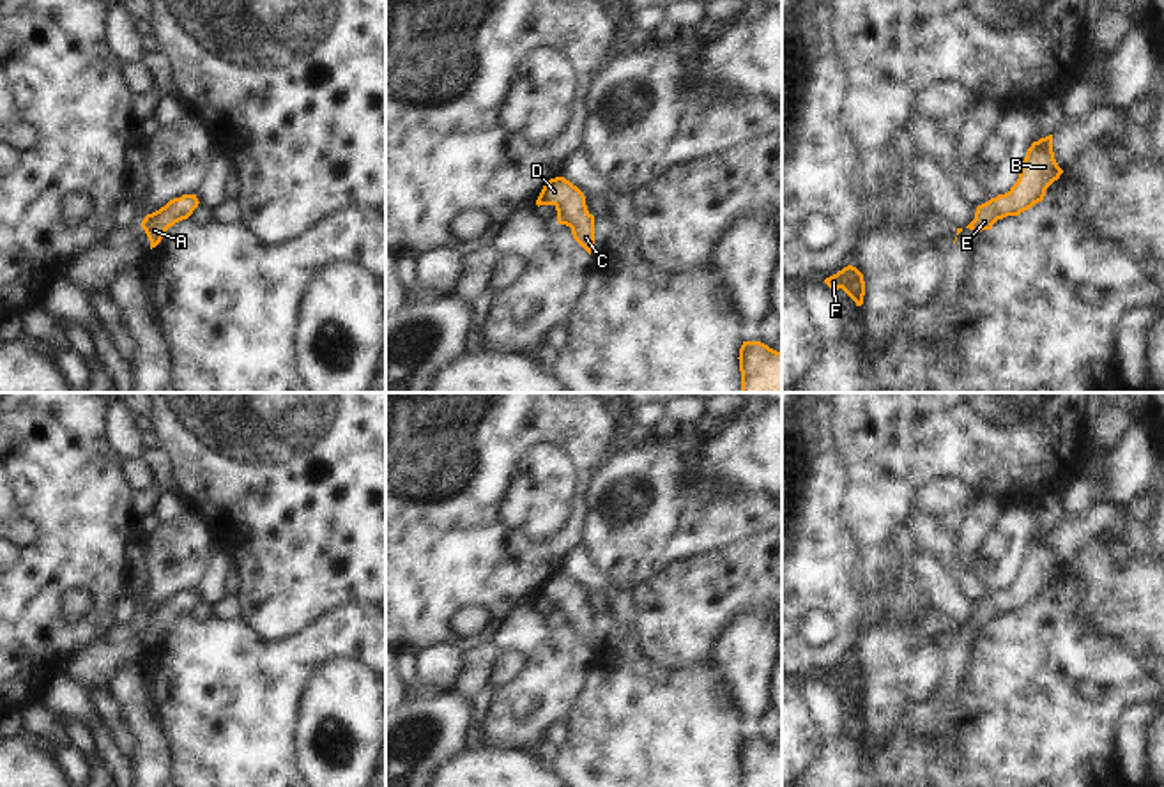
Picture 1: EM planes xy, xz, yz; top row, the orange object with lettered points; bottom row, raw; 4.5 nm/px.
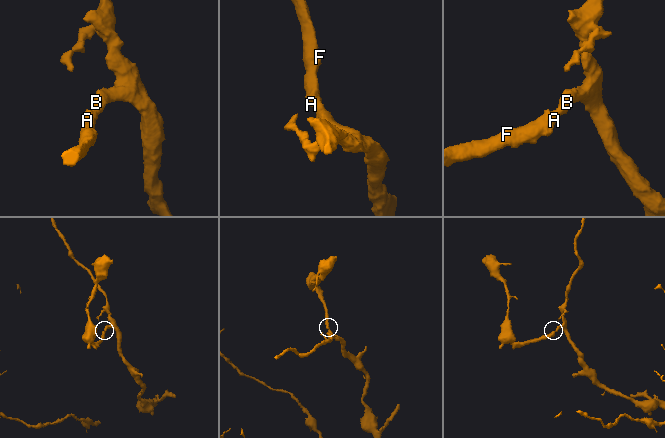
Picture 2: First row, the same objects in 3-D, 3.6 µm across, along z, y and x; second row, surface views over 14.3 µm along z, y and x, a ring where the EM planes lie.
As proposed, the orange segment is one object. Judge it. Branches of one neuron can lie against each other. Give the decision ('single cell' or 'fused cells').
single cell

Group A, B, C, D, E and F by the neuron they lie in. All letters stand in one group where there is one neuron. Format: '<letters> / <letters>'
A B C D E F

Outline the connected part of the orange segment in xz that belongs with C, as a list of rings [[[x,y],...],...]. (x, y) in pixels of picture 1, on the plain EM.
[[[564,573],[550,575],[536,601],[554,601],[557,619],[571,624],[573,635],[591,651],[594,640],[594,612],[587,607],[584,589]]]

